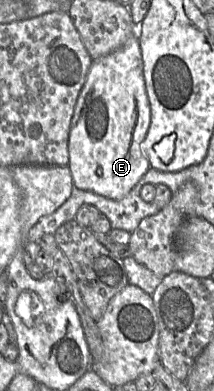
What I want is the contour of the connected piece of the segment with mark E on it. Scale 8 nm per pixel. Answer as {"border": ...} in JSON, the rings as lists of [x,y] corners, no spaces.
{"border":[[[136,31],[125,44],[94,59],[77,99],[69,131],[69,164],[74,186],[113,200],[125,197],[149,170],[142,150],[151,121]]]}

